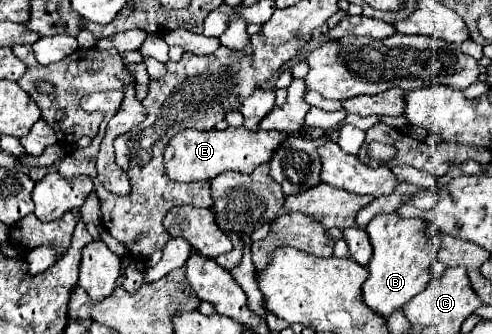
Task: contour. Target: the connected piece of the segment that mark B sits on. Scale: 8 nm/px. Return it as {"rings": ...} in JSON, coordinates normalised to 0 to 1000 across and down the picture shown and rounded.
{"rings":[[[805,632],[772,638],[744,674],[760,763],[748,793],[752,829],[736,853],[736,883],[740,907],[768,943],[793,949],[793,937],[817,925],[821,907],[866,859],[874,835],[874,793],[894,746],[894,716],[874,704],[870,680],[878,680],[870,656],[817,656]]]}

